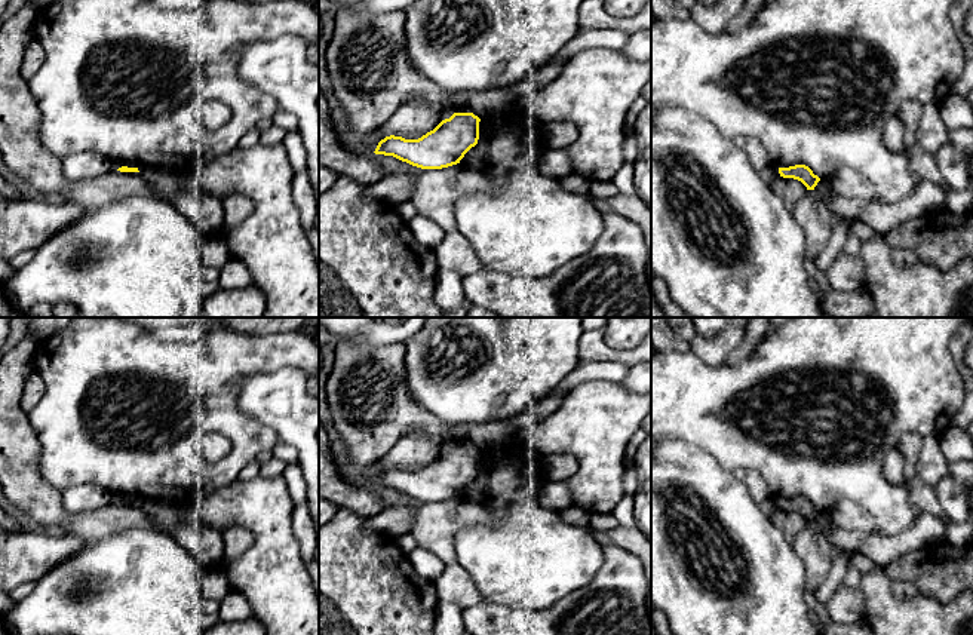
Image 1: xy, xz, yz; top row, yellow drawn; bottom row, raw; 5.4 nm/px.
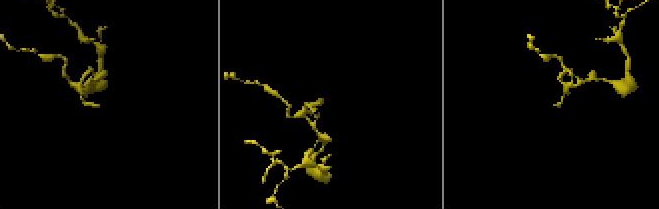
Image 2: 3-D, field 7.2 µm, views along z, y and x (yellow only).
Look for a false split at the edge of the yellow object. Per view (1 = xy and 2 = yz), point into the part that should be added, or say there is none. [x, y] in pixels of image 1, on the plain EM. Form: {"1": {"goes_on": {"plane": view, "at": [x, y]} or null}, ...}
{"1": {"goes_on": null}, "2": {"goes_on": null}}

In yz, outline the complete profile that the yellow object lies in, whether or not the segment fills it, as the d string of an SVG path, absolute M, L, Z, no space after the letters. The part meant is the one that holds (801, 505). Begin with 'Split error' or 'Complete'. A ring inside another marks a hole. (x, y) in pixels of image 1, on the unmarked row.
Complete. M795 497L789 500L779 500L779 506L783 510L794 510L801 513L807 522L814 522L820 510L805 497Z

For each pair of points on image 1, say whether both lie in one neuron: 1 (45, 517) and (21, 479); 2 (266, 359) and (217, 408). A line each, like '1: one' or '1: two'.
1: one
2: one

